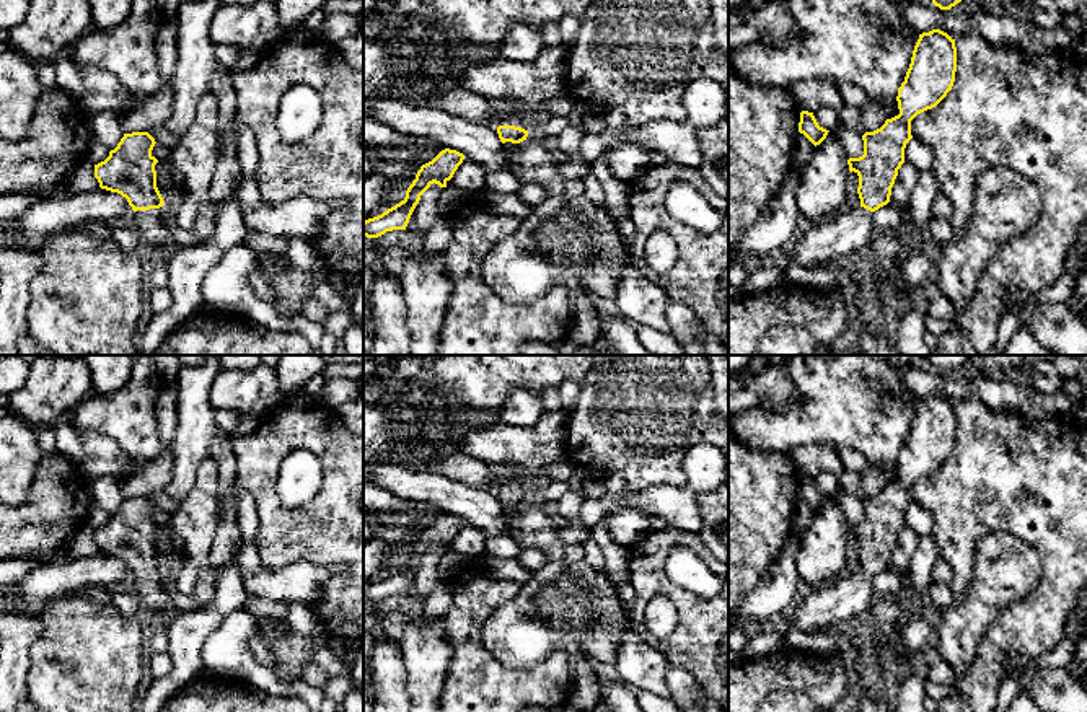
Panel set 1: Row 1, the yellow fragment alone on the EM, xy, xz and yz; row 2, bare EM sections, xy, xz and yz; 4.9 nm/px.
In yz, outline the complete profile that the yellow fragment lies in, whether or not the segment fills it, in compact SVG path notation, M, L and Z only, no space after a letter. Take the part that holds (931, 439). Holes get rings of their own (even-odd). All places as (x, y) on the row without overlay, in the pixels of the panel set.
M940 394L919 399L904 446L898 453L900 479L887 484L880 494L865 497L864 520L847 525L849 536L859 541L860 570L813 590L792 608L776 624L782 645L787 645L789 632L844 627L872 609L877 600L872 578L890 567L898 534L904 528L906 508L913 503L911 486L947 461L955 437L955 404Z

